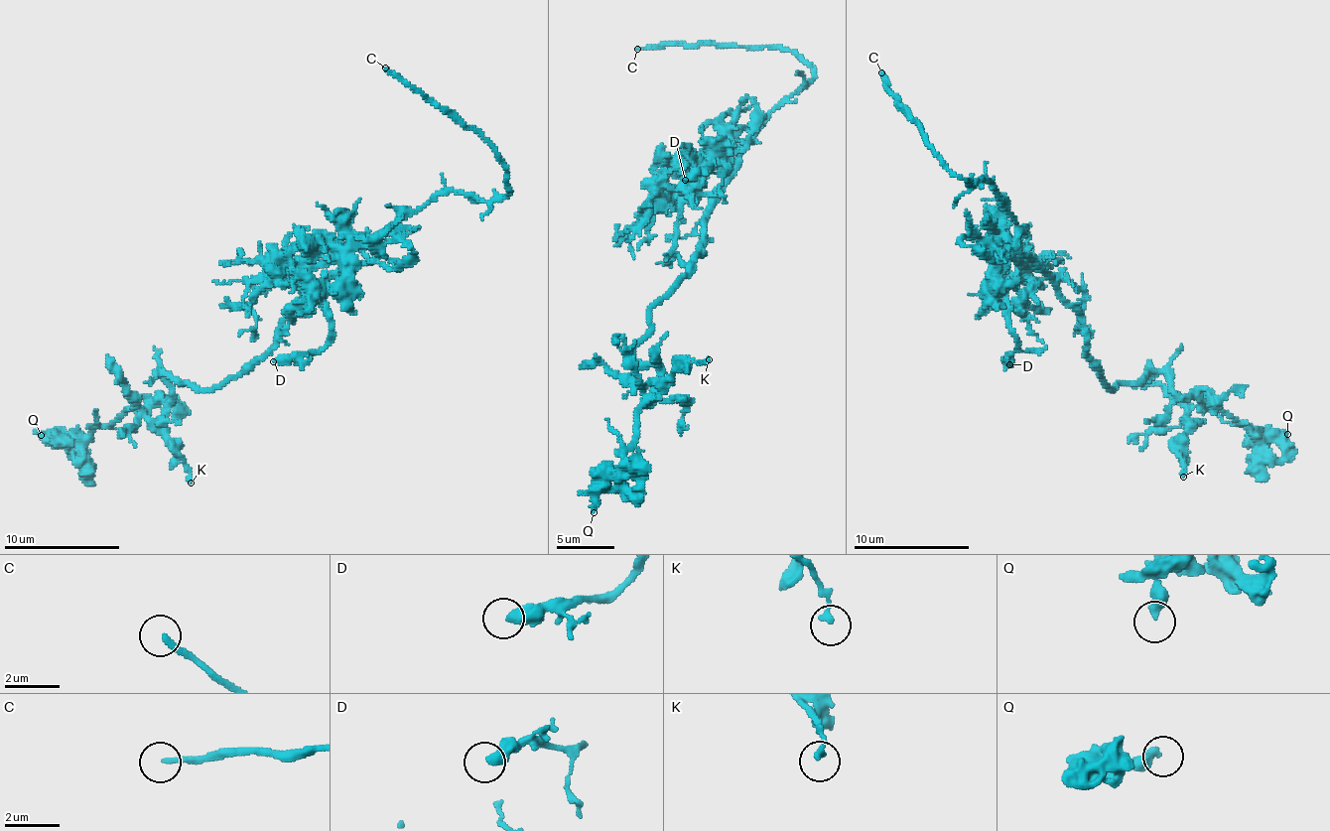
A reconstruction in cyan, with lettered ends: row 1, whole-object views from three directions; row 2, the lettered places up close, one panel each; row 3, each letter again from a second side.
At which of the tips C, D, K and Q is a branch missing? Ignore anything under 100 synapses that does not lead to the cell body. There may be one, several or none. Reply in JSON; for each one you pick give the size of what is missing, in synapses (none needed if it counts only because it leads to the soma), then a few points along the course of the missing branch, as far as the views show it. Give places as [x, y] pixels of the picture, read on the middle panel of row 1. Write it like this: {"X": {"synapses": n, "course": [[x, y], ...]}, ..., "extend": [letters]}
{"extend": ["C"]}

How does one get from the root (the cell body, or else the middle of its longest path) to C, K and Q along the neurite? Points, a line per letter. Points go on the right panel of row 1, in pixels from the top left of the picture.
C: (1054, 285), (1022, 257), (1018, 229), (990, 183), (980, 178), (969, 186), (947, 167), (901, 110), (881, 72)
K: (1054, 285), (1074, 307), (1085, 347), (1110, 388), (1161, 372), (1174, 392), (1197, 399), (1187, 417), (1183, 477)
Q: (1054, 285), (1074, 307), (1085, 347), (1110, 388), (1161, 372), (1178, 394), (1228, 411), (1254, 432), (1287, 434)

